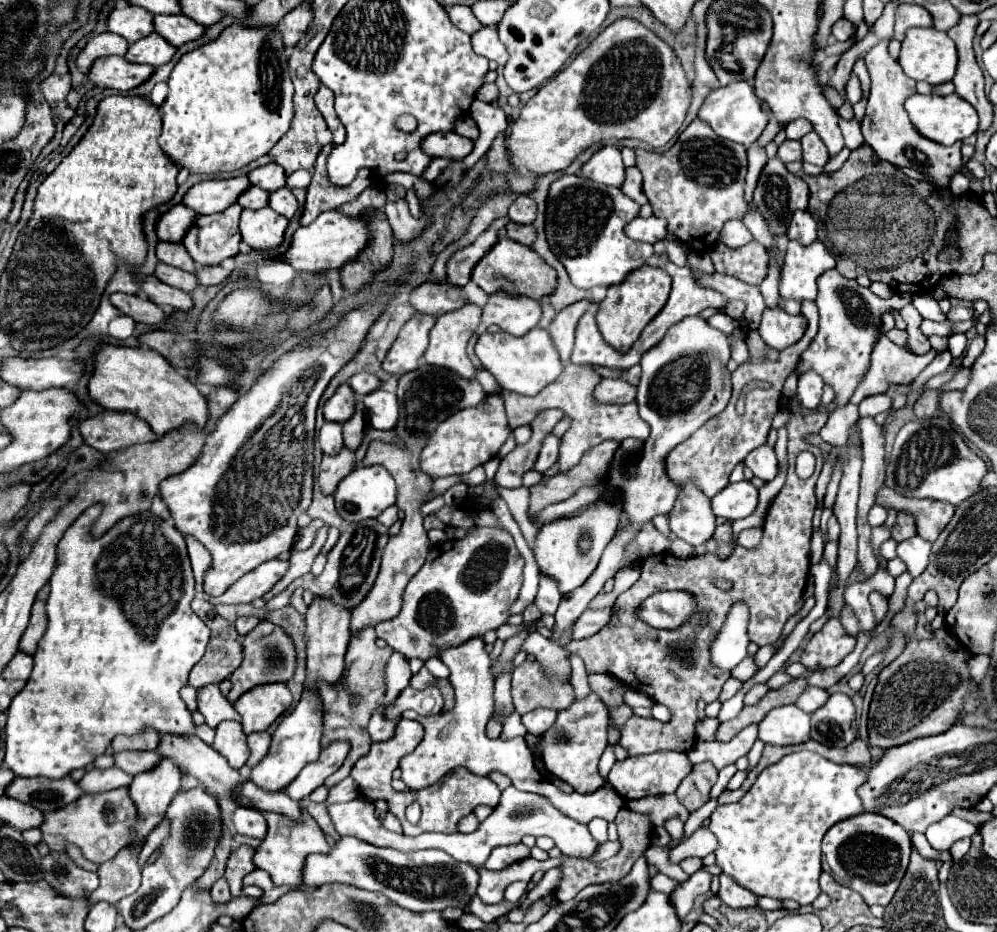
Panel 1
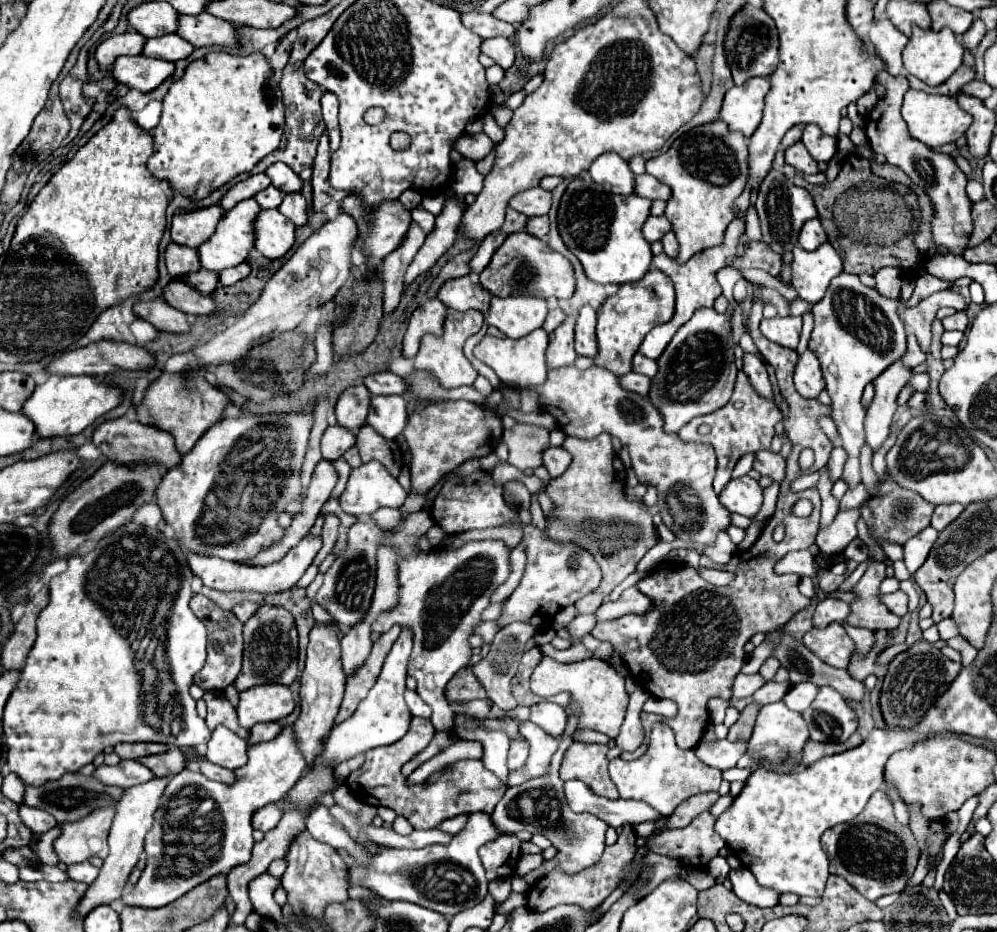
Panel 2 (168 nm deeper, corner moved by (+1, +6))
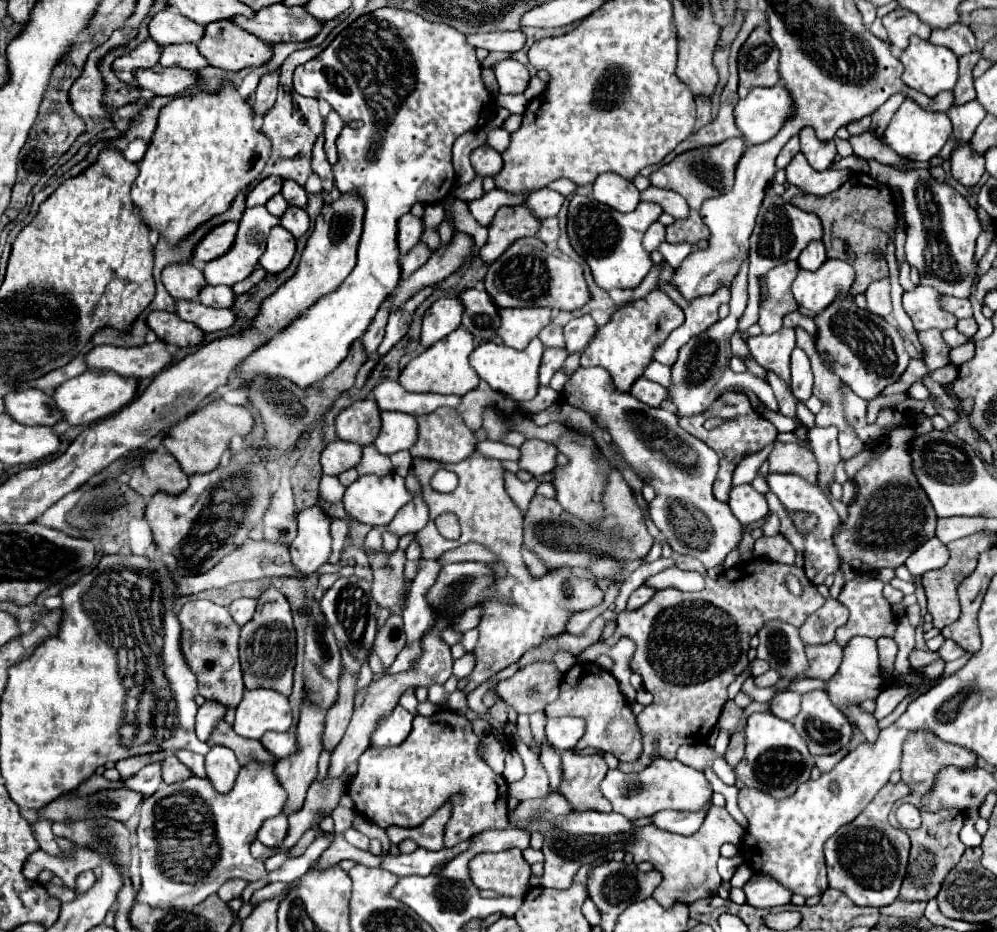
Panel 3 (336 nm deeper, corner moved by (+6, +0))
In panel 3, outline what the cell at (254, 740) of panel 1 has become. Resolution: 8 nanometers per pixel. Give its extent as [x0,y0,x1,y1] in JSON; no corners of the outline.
[261,732,295,758]

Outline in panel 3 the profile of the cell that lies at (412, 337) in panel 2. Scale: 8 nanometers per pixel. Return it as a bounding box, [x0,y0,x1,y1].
[419,298,461,348]

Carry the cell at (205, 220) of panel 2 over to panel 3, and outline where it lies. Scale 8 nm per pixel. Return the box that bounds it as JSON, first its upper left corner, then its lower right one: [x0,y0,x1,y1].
[191,222,237,268]

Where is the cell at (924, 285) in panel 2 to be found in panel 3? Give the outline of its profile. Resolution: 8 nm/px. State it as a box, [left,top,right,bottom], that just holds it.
[869,160,981,298]

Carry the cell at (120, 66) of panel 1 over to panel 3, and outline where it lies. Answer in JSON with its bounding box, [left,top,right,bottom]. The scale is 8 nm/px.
[135,66,197,96]

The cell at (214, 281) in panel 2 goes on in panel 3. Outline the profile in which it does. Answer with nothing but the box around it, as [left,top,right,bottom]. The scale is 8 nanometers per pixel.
[197,286,235,308]

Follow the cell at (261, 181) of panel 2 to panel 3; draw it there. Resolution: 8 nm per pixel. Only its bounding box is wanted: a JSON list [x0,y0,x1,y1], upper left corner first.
[245,176,283,208]

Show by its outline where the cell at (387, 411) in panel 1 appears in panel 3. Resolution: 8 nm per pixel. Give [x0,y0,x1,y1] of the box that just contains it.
[375,412,417,454]

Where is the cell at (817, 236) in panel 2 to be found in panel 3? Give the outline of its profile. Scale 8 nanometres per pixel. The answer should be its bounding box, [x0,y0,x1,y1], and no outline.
[799,240,827,270]

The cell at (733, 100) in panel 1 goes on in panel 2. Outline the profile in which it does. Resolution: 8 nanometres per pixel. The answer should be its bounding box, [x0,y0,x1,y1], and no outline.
[720,78,770,138]

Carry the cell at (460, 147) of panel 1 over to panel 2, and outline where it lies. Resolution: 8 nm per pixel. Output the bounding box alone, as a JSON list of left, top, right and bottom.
[454,132,496,162]

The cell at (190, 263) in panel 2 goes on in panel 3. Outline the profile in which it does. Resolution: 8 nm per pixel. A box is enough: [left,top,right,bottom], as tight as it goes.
[163,262,205,300]

